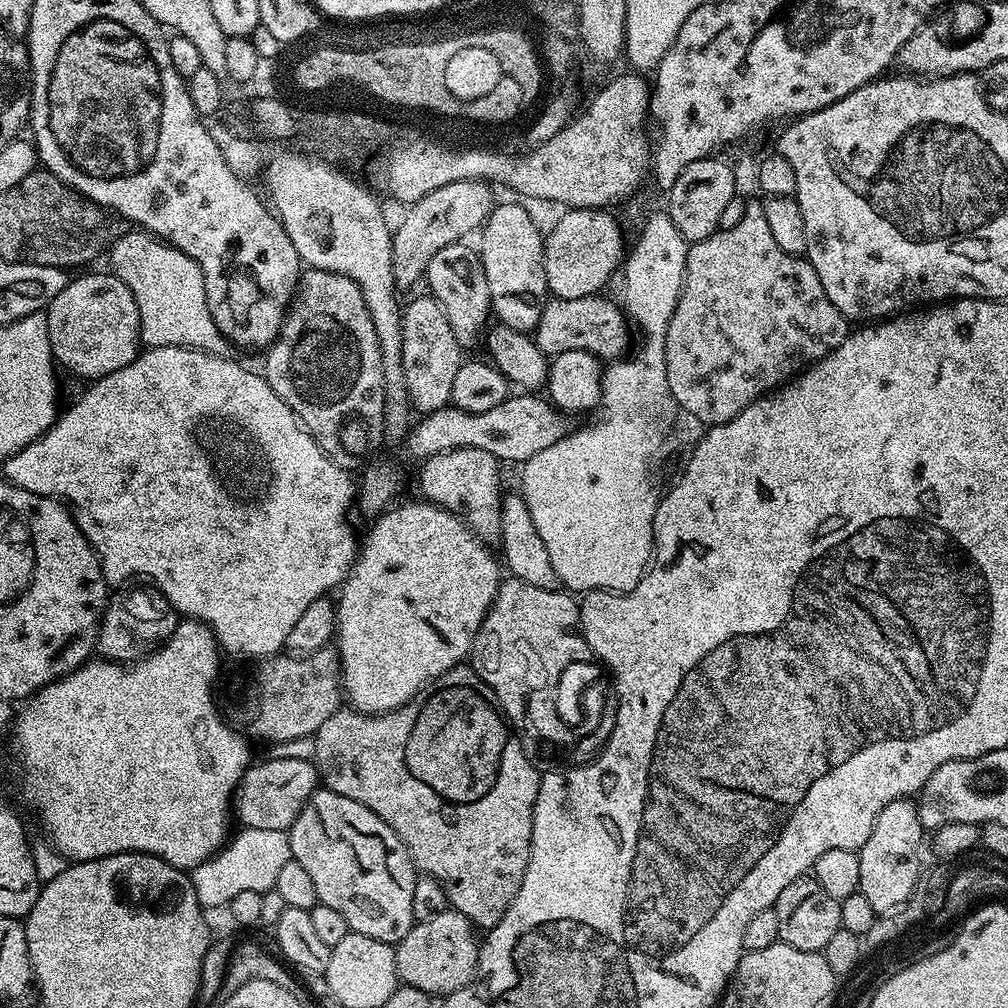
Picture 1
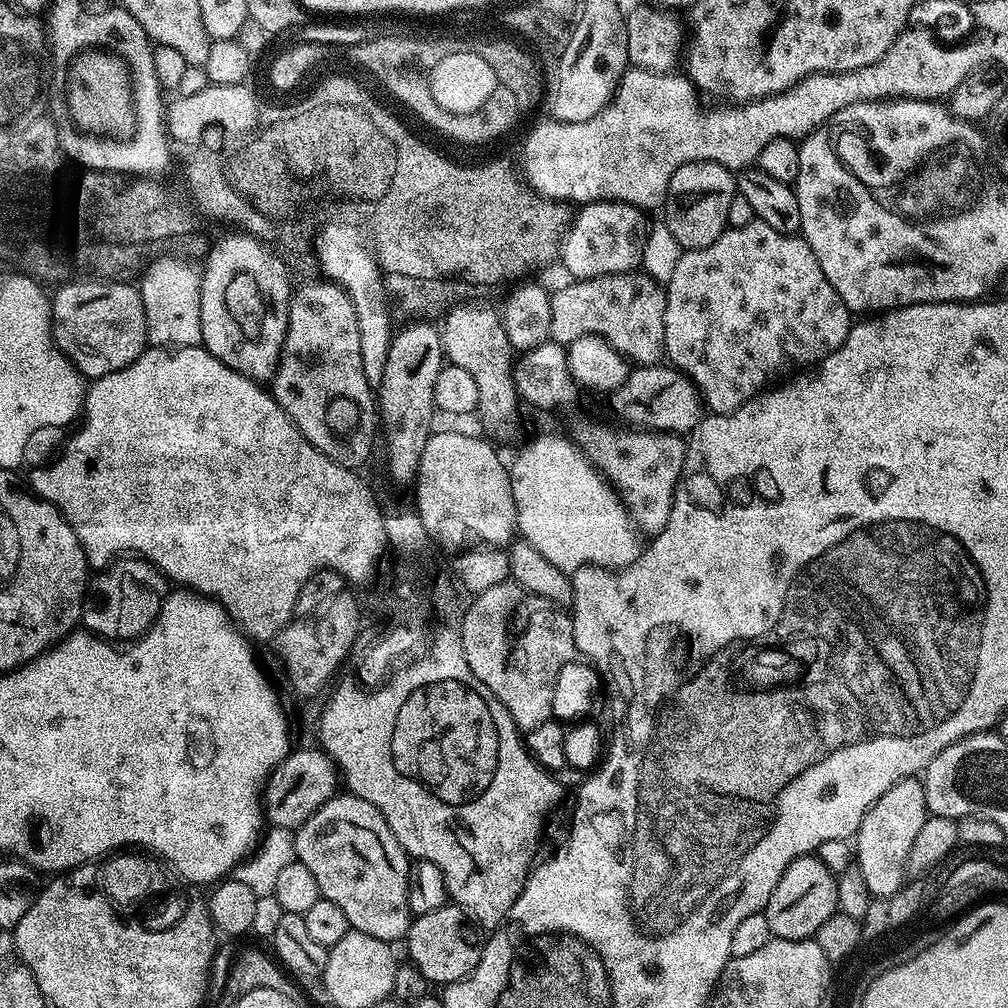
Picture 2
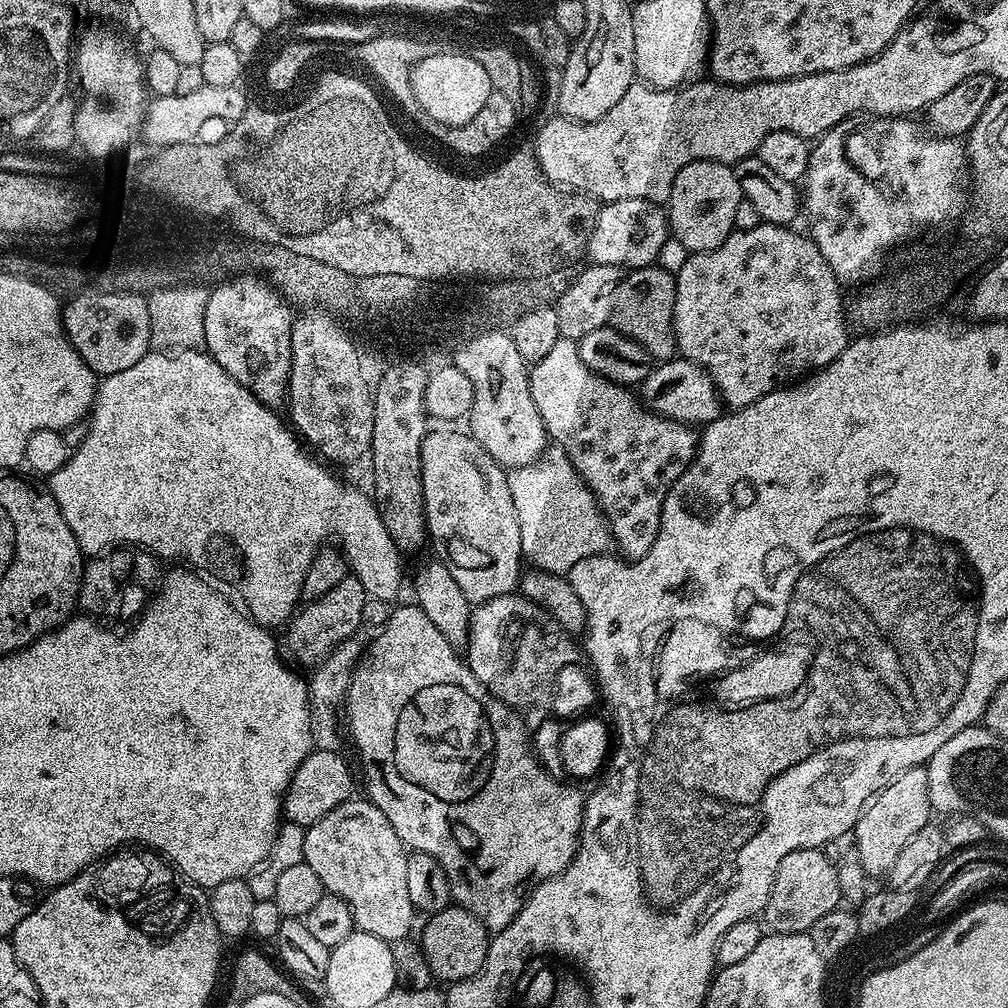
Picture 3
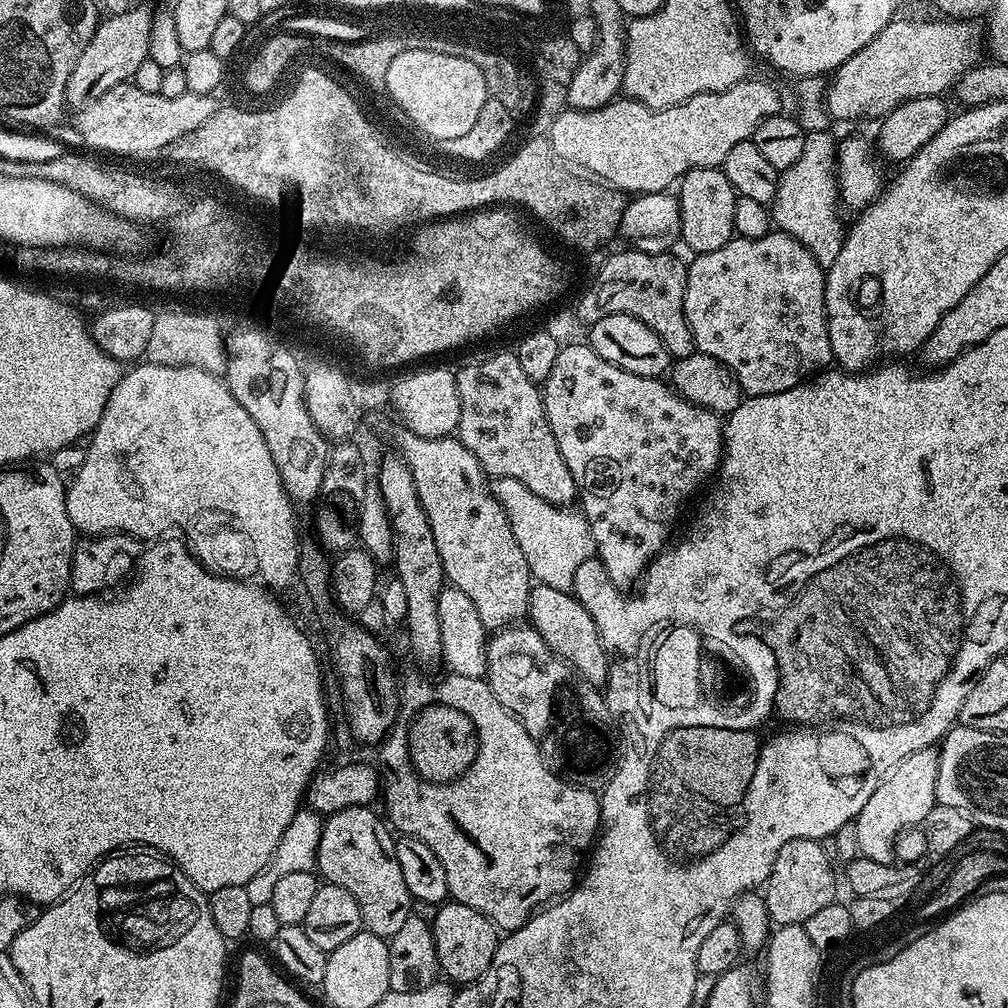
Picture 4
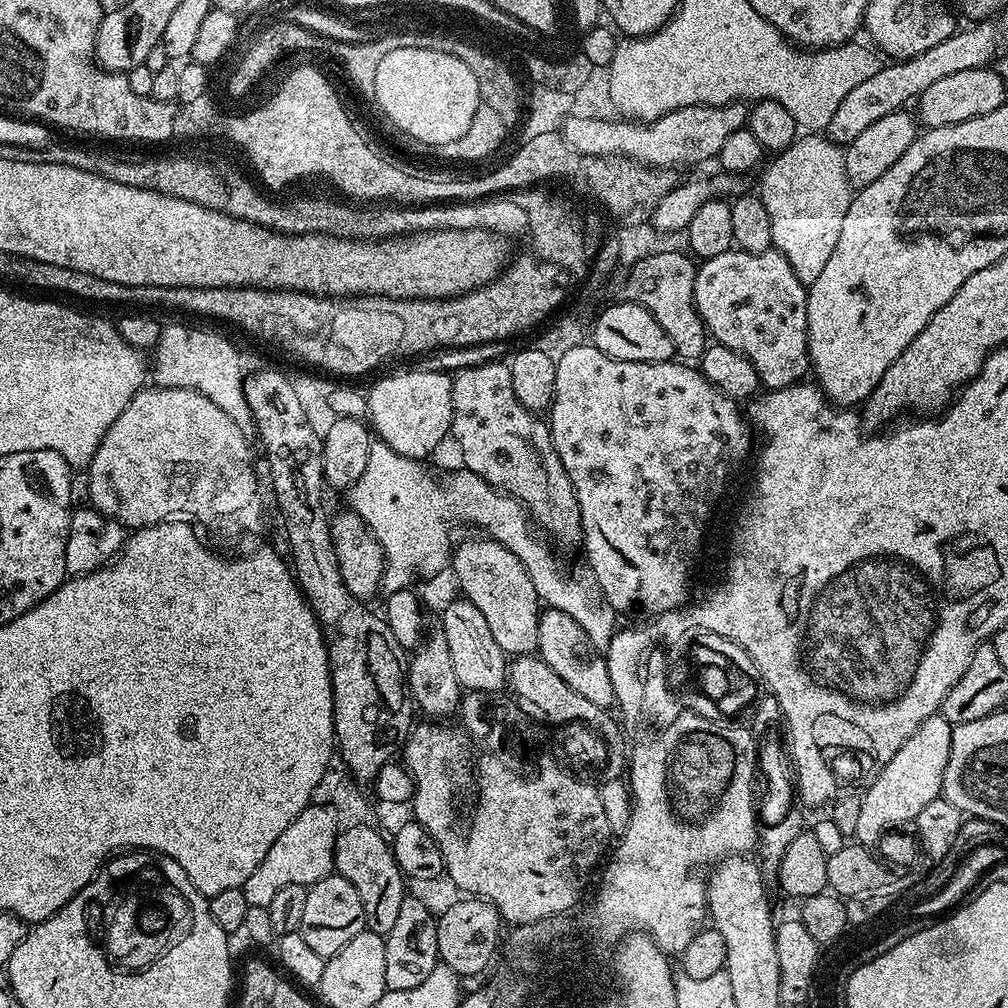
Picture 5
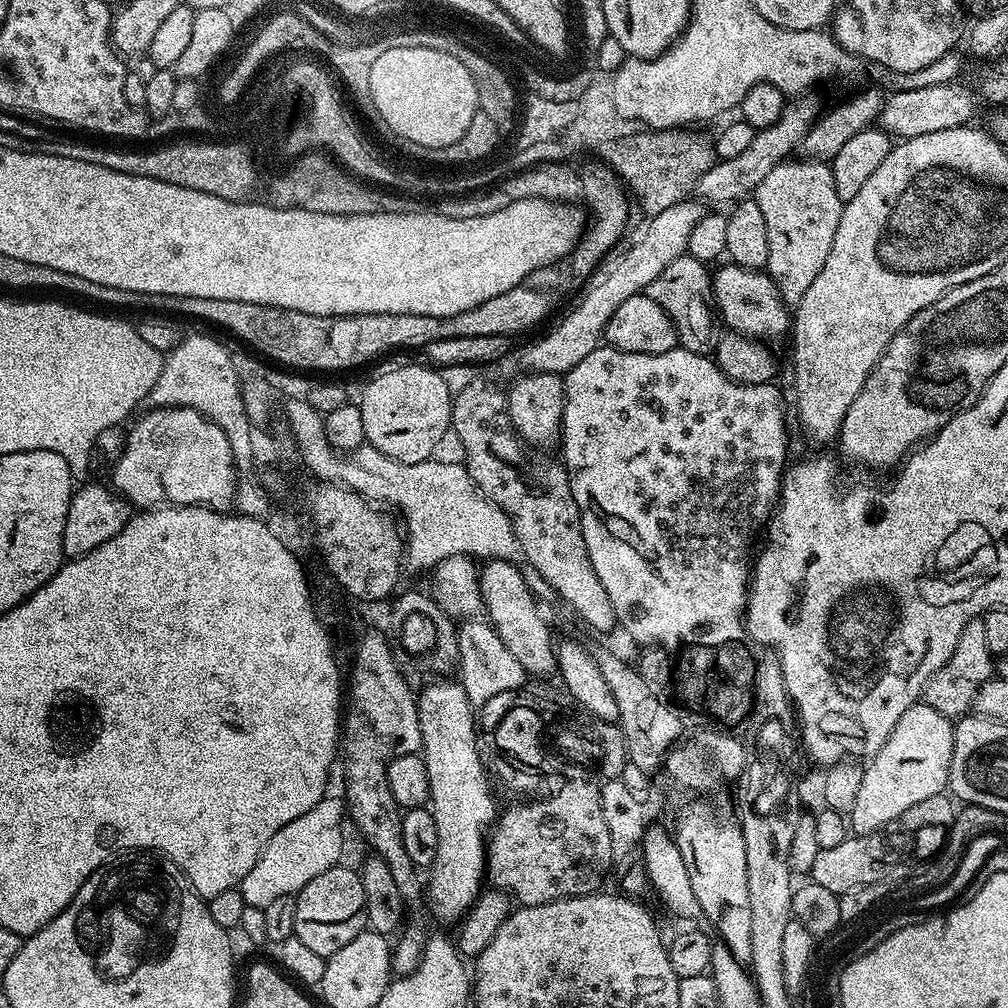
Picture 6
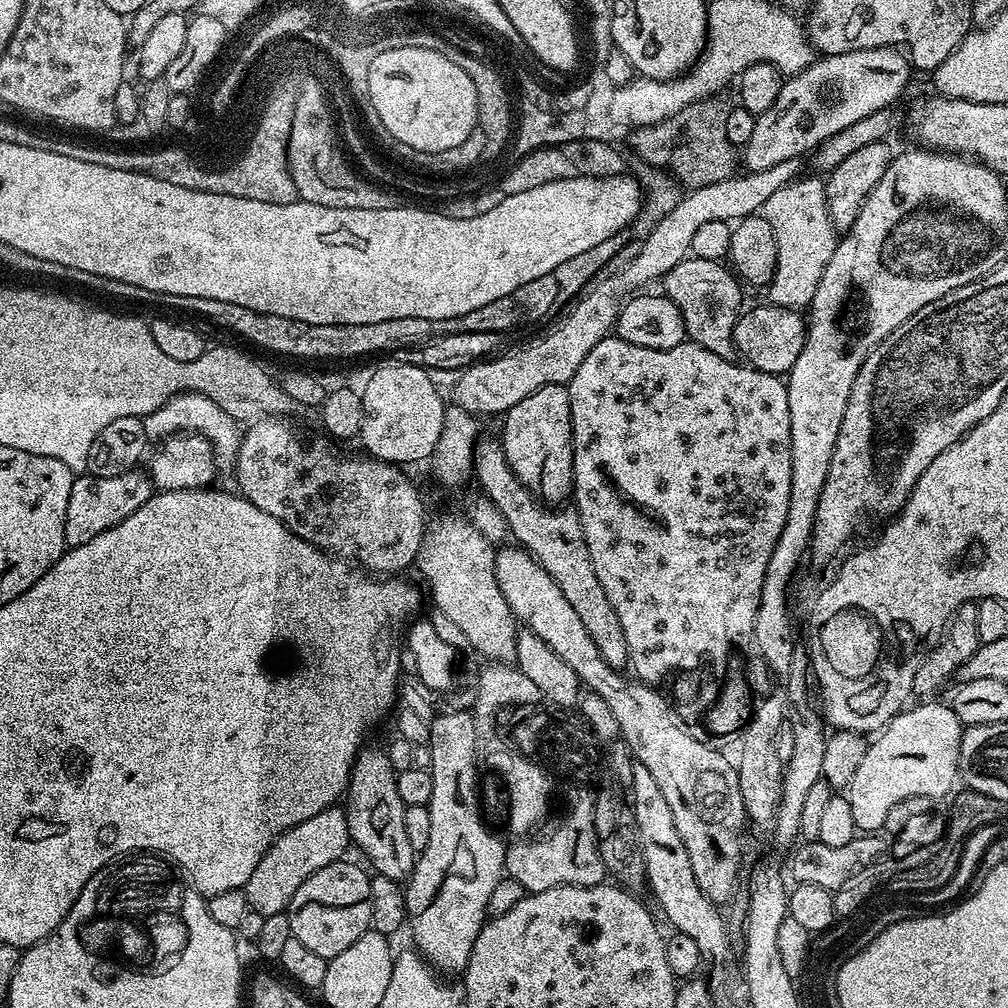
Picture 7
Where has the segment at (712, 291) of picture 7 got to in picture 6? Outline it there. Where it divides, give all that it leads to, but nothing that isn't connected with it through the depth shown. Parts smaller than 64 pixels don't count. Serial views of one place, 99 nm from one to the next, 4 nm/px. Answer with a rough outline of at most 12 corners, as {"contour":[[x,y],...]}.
{"contour":[[680,256],[646,290],[679,347],[715,353],[705,261]]}

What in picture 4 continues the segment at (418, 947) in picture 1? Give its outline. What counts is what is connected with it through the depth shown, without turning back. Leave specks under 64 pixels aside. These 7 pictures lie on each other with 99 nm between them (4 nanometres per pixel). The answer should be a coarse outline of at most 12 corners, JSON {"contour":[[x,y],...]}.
{"contour":[[465,904],[431,917],[440,972],[472,983],[492,964],[496,925]]}

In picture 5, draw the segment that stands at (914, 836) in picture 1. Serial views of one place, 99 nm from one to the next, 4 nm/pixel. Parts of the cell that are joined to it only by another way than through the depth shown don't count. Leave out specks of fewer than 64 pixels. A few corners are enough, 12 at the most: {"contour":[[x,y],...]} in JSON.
{"contour":[[926,718],[863,793],[876,846],[941,795],[953,725]]}

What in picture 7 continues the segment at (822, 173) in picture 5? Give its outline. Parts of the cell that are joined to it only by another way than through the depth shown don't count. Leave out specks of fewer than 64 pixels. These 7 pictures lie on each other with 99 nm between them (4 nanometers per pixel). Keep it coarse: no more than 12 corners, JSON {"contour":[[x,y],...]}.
{"contour":[[799,177],[762,209],[782,308],[812,303],[837,235],[823,181]]}

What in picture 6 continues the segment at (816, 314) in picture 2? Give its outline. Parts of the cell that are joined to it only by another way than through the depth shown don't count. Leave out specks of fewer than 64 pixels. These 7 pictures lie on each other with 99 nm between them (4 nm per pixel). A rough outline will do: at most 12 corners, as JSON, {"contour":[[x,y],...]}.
{"contour":[[768,272],[712,276],[723,327],[773,342],[794,324]]}

